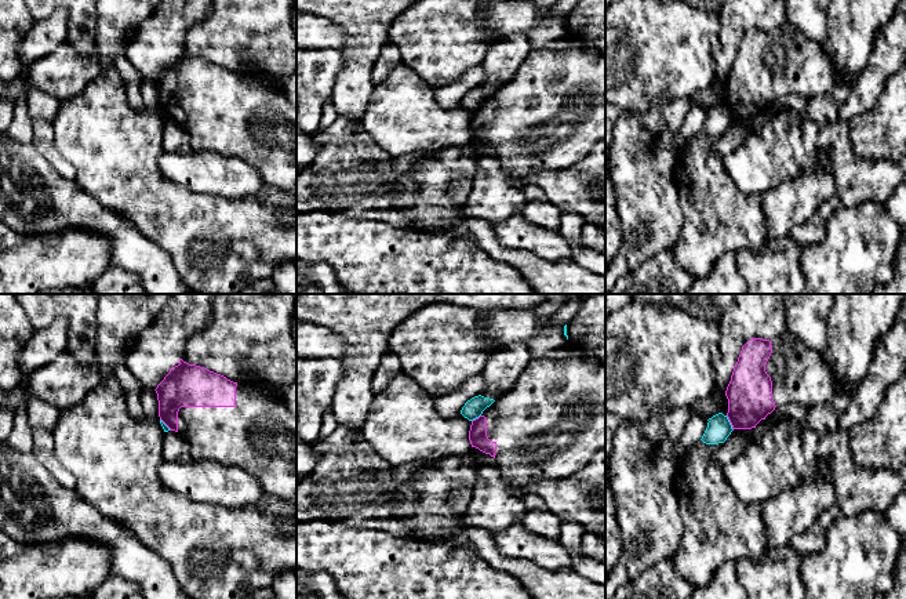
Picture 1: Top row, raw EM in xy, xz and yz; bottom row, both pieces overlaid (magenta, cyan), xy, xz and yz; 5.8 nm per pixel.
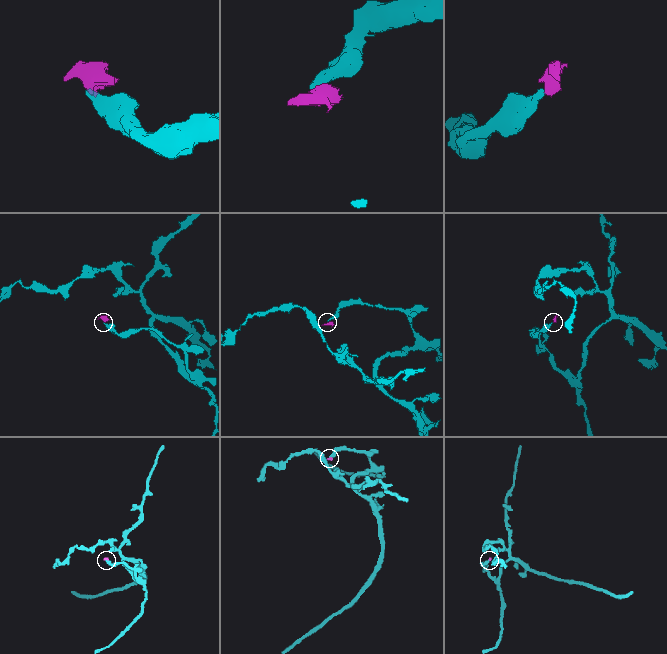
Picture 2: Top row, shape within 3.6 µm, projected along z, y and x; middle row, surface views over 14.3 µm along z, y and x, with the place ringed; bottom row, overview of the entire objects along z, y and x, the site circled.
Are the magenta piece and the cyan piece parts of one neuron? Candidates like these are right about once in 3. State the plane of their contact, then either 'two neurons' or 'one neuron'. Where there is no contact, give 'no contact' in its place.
contact in yz; two neurons

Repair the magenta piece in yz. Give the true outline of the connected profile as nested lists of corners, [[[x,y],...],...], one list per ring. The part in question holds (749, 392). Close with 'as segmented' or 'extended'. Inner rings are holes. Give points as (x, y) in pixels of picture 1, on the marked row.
[[[786,331],[775,340],[752,338],[742,346],[734,367],[725,391],[723,414],[728,417],[732,429],[752,429],[776,406],[811,407],[826,403],[833,396],[833,382],[833,374],[823,356],[793,333]]]; extended

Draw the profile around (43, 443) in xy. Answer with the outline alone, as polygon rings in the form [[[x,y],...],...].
[[[32,429],[34,457],[68,489],[74,489],[74,476],[55,458],[52,432]]]

